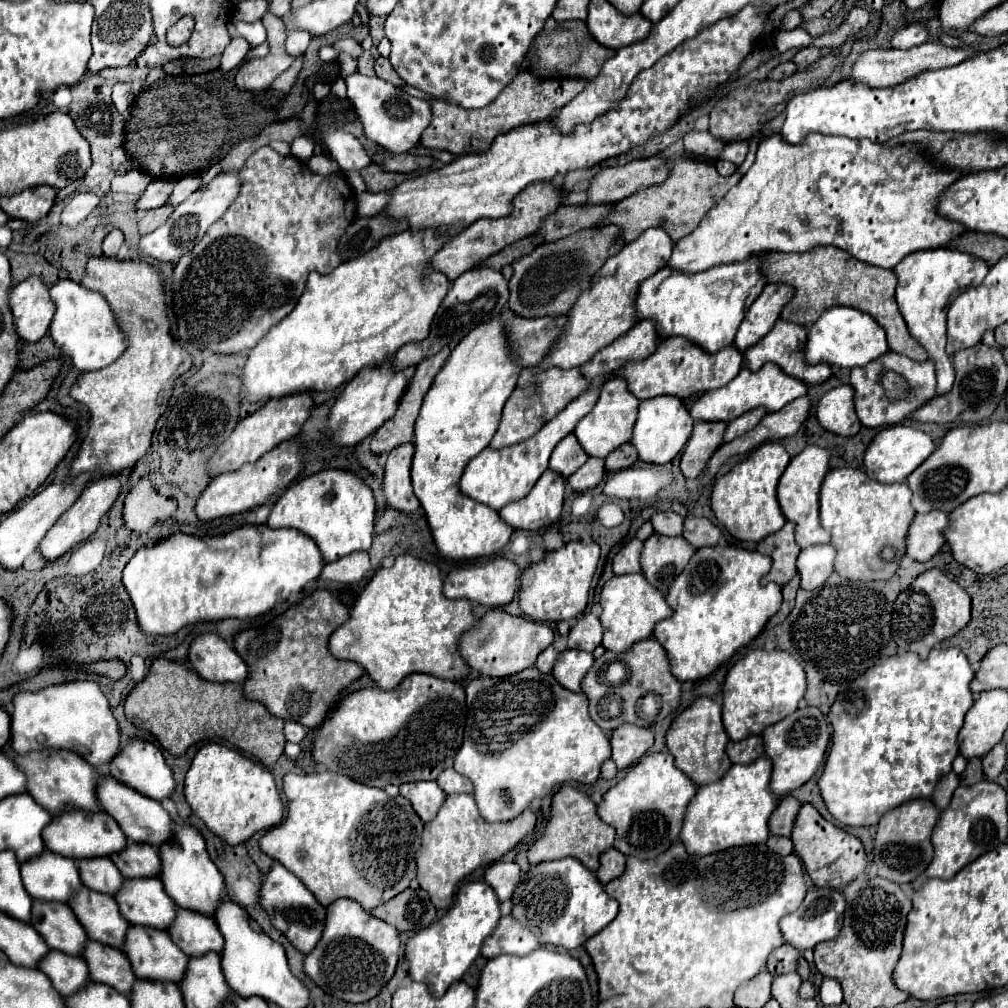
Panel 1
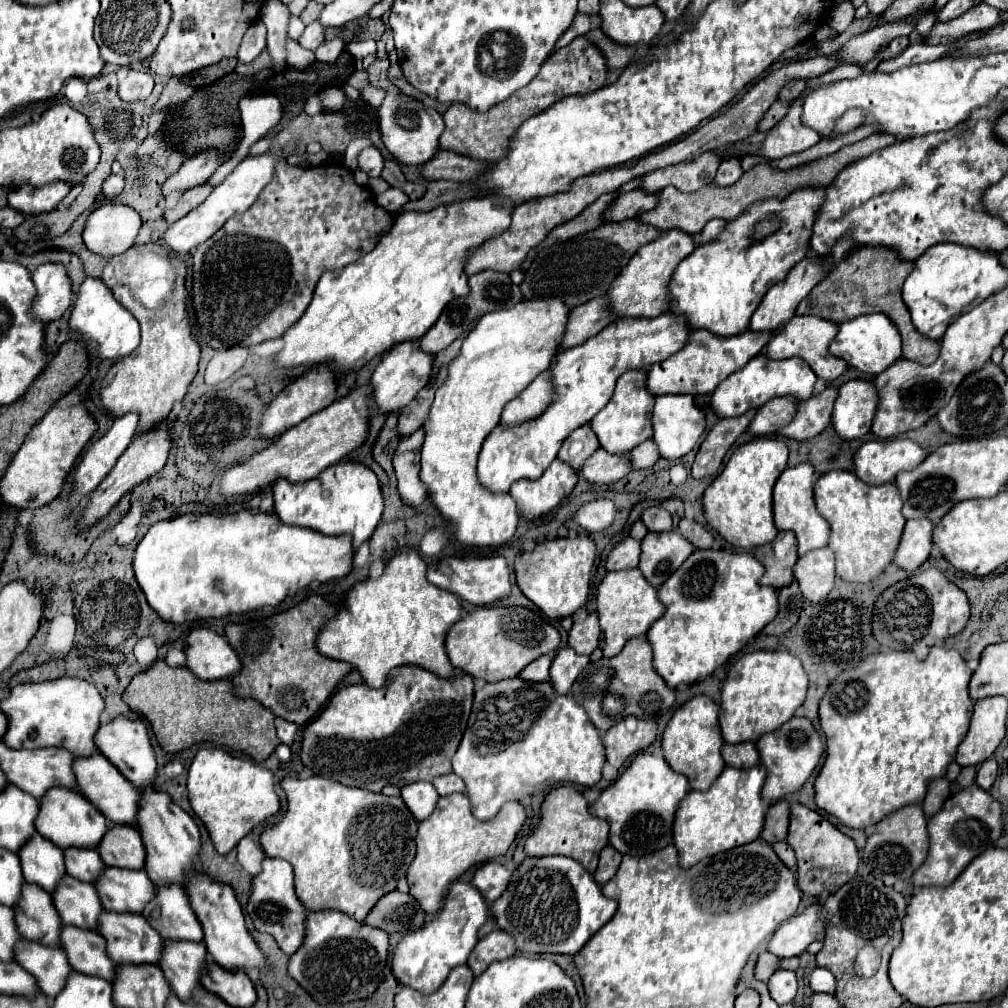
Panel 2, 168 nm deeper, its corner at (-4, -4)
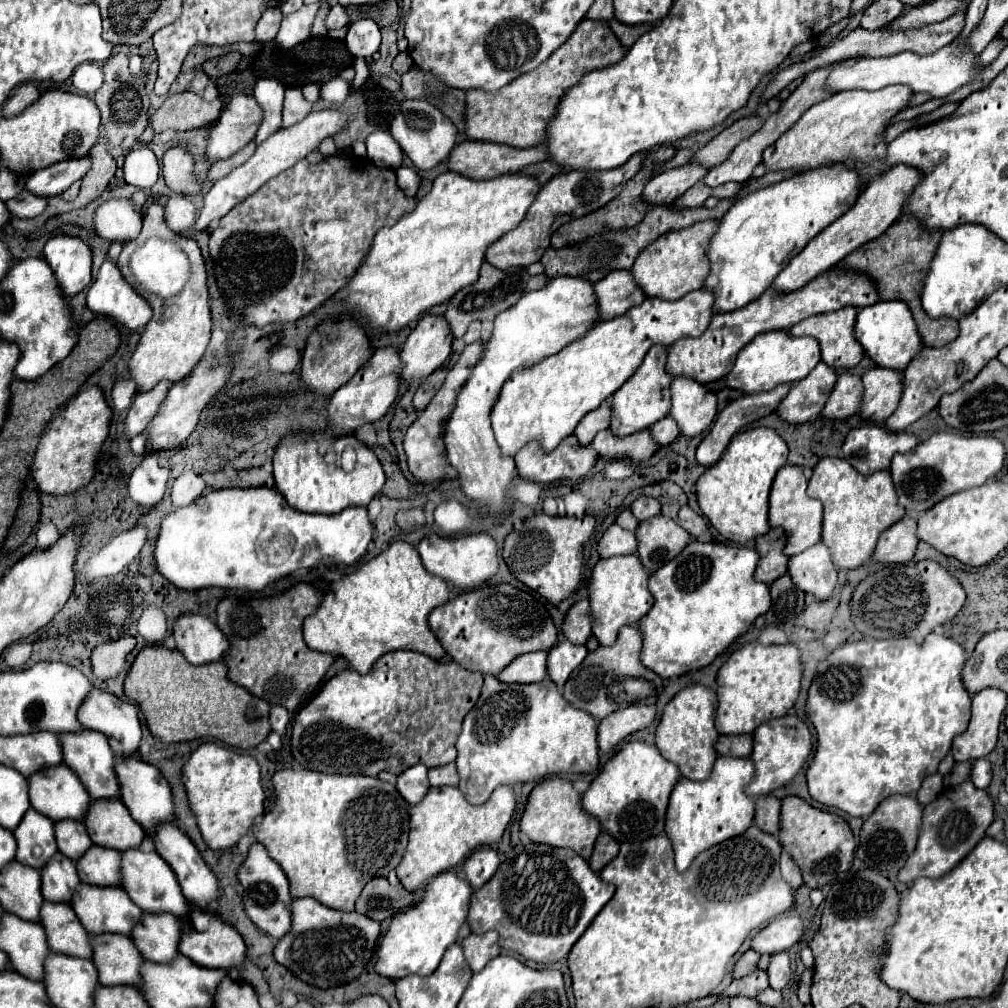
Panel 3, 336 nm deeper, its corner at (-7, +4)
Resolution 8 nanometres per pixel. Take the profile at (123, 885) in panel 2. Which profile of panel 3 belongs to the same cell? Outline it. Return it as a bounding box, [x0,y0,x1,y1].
[75,847,121,887]

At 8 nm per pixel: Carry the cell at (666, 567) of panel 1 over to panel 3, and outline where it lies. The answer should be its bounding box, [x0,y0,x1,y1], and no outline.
[635,515,689,571]

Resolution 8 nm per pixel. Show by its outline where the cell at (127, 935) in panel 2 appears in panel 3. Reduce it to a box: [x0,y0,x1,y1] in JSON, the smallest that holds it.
[69,883,141,935]

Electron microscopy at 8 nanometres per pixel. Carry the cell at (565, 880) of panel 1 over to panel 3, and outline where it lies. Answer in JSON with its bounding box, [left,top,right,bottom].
[467,843,615,965]

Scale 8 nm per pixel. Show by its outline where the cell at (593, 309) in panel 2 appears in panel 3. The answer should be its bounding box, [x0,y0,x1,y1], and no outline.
[595,271,647,321]

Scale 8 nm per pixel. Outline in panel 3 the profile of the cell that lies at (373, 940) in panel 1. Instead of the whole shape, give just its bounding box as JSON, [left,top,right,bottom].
[273,897,379,989]

